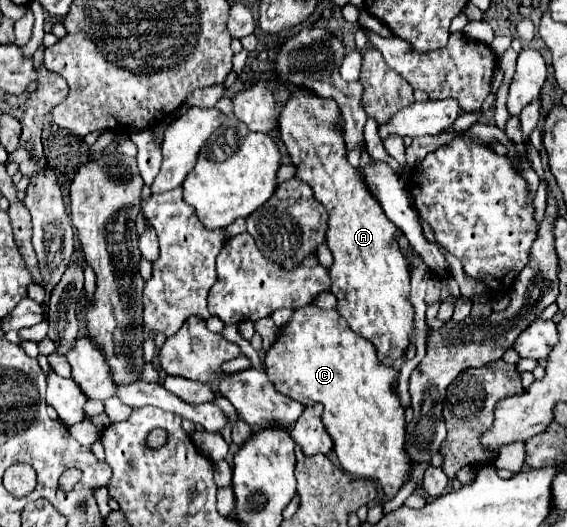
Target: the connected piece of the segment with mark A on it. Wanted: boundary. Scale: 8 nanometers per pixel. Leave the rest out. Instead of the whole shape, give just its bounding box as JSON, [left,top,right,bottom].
[278,81,414,365]

